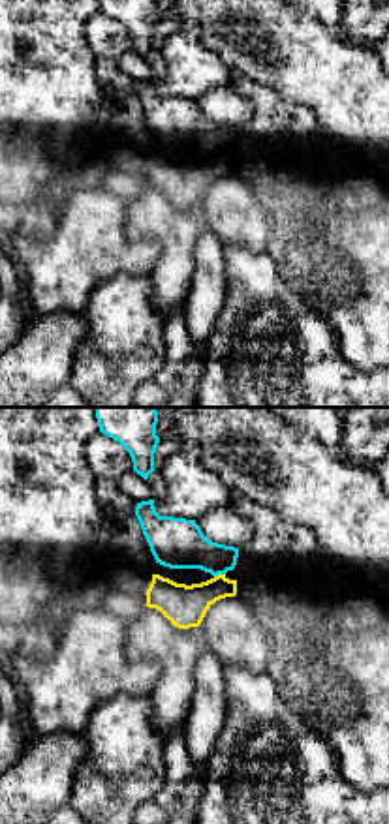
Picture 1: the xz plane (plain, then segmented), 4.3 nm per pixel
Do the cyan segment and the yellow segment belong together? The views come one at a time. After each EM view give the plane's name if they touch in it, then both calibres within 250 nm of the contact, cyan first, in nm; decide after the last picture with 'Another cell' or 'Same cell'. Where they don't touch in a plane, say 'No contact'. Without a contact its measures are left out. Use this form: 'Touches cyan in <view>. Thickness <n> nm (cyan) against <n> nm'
Touches cyan in xz. Thickness 220 nm (cyan) against 180 nm

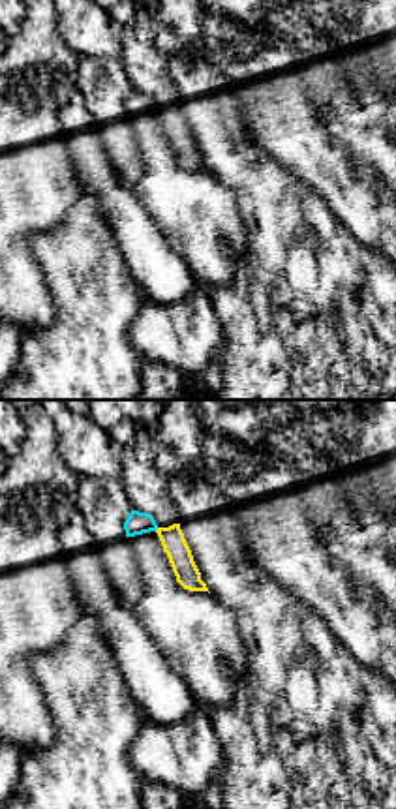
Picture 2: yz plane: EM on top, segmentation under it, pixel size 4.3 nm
No contact

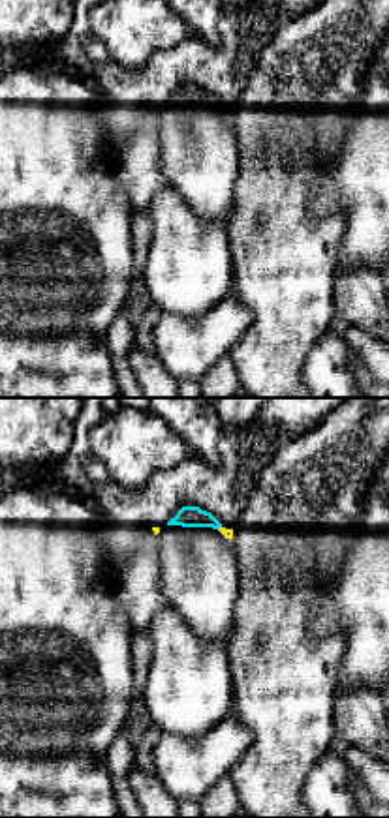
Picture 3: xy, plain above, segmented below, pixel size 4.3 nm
Touches cyan in xy. Thickness 100 nm (cyan) against 50 nm

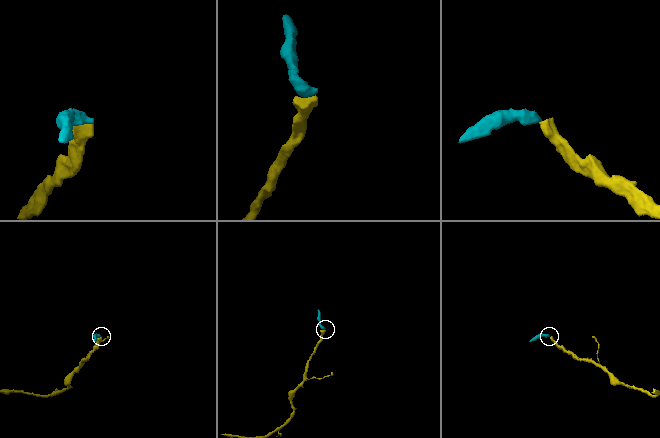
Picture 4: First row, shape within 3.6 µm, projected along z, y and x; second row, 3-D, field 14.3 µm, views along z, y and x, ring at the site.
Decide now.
Another cell

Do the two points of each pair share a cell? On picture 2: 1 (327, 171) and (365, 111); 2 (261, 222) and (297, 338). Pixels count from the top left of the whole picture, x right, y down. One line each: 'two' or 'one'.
1: two
2: one

